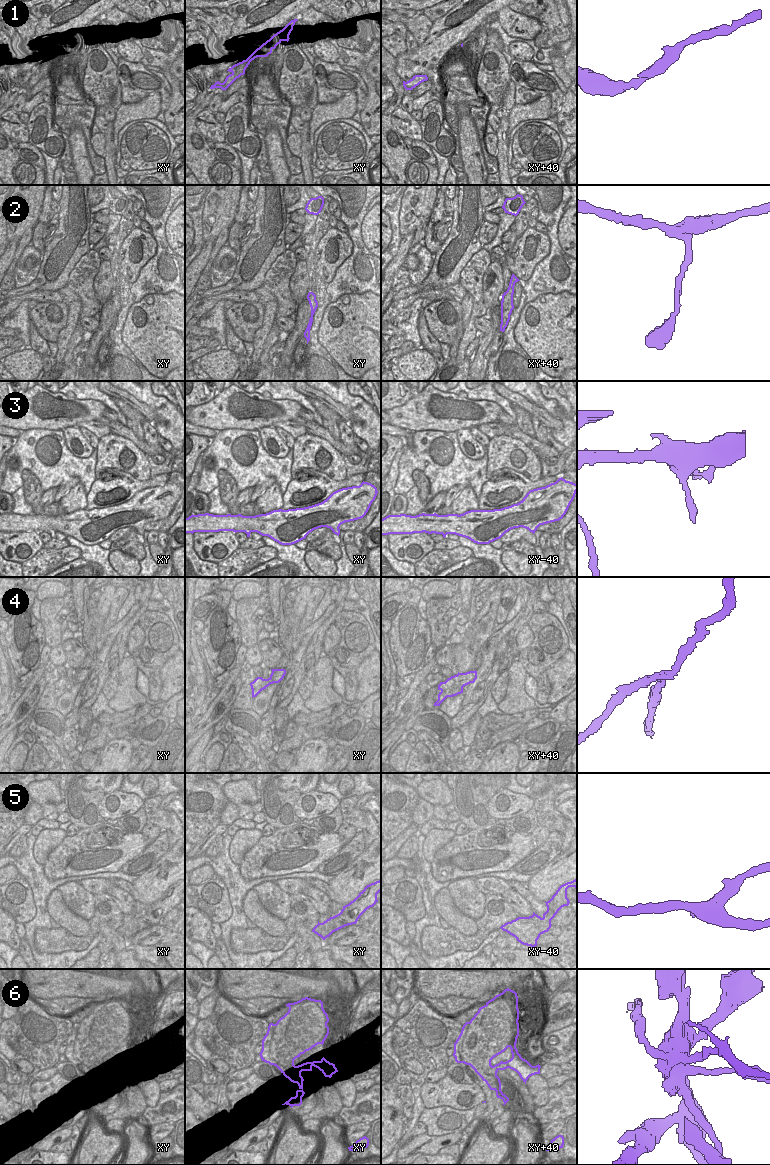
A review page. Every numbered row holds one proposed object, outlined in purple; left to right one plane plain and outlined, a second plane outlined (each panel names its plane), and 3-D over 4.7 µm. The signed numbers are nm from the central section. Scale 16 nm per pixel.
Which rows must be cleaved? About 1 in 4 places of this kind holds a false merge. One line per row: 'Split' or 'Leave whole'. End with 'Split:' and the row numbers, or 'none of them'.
1: Leave whole
2: Leave whole
3: Leave whole
4: Split
5: Split
6: Split
Split: 4, 5, 6.

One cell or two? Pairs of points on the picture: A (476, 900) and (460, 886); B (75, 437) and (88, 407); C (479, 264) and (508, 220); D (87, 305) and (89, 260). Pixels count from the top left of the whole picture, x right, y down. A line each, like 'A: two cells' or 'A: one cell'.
A: one cell
B: two cells
C: two cells
D: one cell

